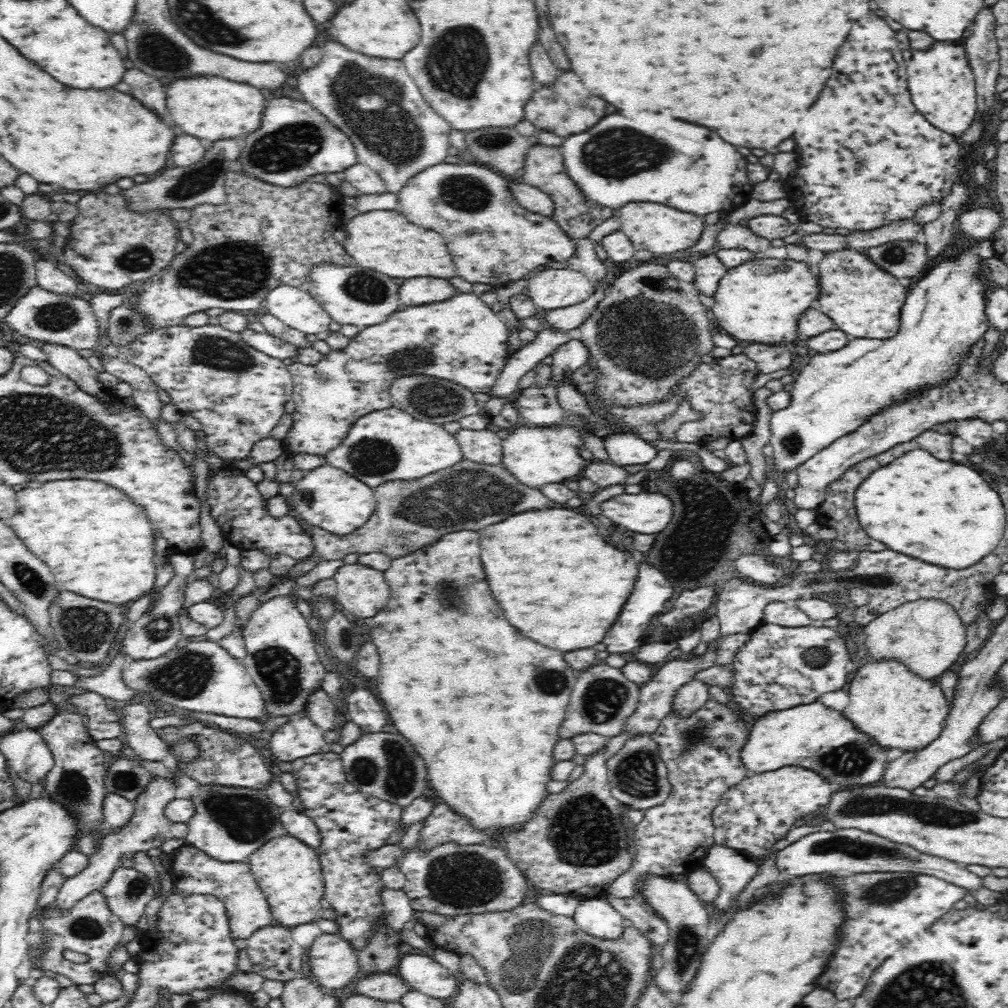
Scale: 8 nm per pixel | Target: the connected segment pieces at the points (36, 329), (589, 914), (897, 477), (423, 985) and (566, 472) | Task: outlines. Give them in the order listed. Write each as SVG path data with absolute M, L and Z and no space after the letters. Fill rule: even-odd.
M36 285L6 312L4 322L20 336L42 342L43 346L50 344L72 351L100 349L98 321L88 299L54 295Z
M606 900L581 901L573 919L582 932L595 939L614 942L625 934L622 914L610 907Z
M924 451L907 452L896 461L898 464L890 464L890 468L874 472L874 476L865 480L855 492L859 523L870 538L884 542L888 550L952 571L973 567L998 546L1006 526L1004 506L998 492L984 480L980 472L964 464L936 460L934 456L926 456Z
M408 954L395 970L410 990L435 999L452 998L460 988L461 977L428 955Z
M566 424L557 429L534 429L521 425L502 442L501 466L522 486L541 490L549 484L560 484L580 475L586 462L576 453L574 446L581 445L579 433Z

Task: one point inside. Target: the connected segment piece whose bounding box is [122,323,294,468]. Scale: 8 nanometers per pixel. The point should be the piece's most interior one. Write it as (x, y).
(238, 394)

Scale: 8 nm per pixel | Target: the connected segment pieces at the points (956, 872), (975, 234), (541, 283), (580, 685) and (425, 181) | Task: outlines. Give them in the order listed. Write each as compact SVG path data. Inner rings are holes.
M840 828L836 831L819 831L794 842L792 845L784 848L777 856L775 870L783 876L805 876L811 873L830 873L836 878L850 878L856 874L874 874L878 872L910 872L915 874L928 874L946 880L955 886L965 888L968 892L974 894L982 889L988 889L984 885L984 878L978 878L976 874L969 872L961 863L955 863L939 856L924 854L916 848L910 848L909 845L893 842L882 836L862 831L856 828Z
M979 207L958 216L956 226L960 227L960 232L968 240L974 240L974 244L978 244L991 241L994 233L1001 227L1001 218L995 210Z
M546 268L528 281L527 288L534 306L547 312L582 302L594 292L594 282L569 268Z
M604 661L578 671L565 719L561 724L561 738L574 738L588 733L608 737L618 736L624 724L638 708L638 698L640 698L640 684L626 680L619 669L606 665Z
M435 164L410 176L396 193L399 212L412 224L434 230L446 241L456 276L470 284L486 284L500 288L520 280L537 266L549 262L568 260L574 252L575 243L550 216L532 212L518 204L506 189L506 180L480 164Z

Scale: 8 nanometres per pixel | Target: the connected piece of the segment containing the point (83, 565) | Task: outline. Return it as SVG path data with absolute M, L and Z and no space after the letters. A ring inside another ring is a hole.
M54 480L40 488L20 490L17 494L17 512L4 521L34 556L48 564L59 590L70 590L80 596L117 605L132 604L152 590L156 580L156 568L152 562L152 530L144 510L124 492L96 480Z

